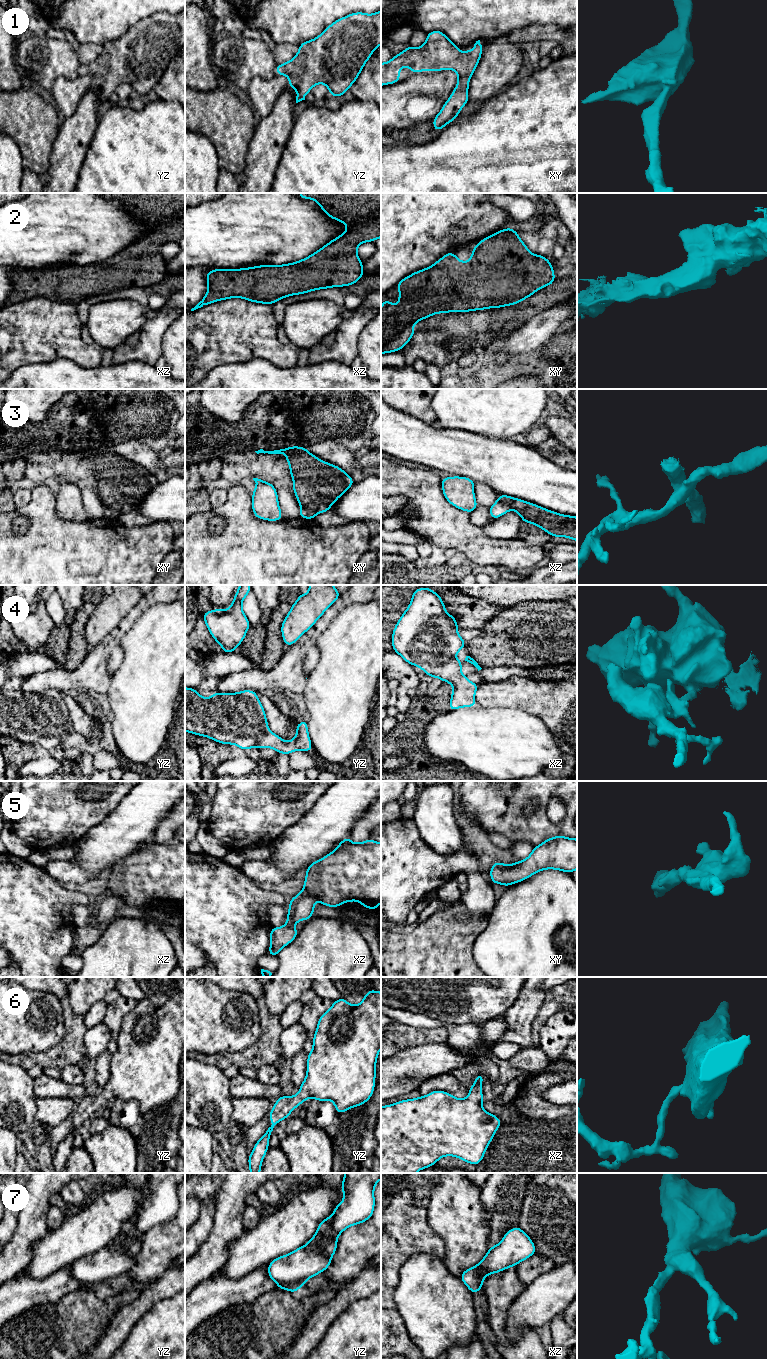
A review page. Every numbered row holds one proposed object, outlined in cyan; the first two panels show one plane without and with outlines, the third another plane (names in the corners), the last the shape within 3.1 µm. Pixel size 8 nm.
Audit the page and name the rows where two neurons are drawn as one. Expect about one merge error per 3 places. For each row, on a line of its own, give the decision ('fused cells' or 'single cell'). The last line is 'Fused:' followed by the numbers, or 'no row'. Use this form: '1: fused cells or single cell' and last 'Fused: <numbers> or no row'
1: single cell
2: single cell
3: fused cells
4: fused cells
5: single cell
6: single cell
7: fused cells
Fused: 3, 4, 7

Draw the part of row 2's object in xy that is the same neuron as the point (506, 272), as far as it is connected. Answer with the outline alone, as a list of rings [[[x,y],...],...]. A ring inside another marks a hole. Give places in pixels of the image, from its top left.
[[[511,227],[497,231],[483,238],[473,247],[472,255],[468,262],[465,263],[459,260],[454,252],[448,252],[433,265],[412,273],[395,285],[399,289],[398,306],[396,307],[385,298],[381,305],[381,354],[403,349],[416,333],[413,325],[432,315],[449,312],[470,312],[515,305],[531,297],[543,287],[551,286],[555,280],[553,265],[548,258],[532,254],[520,239],[517,231]]]

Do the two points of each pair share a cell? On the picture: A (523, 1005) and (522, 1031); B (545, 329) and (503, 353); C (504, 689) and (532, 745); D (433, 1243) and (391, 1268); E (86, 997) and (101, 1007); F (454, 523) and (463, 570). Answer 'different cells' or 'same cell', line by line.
A: same cell
B: same cell
C: different cells
D: same cell
E: different cells
F: different cells

